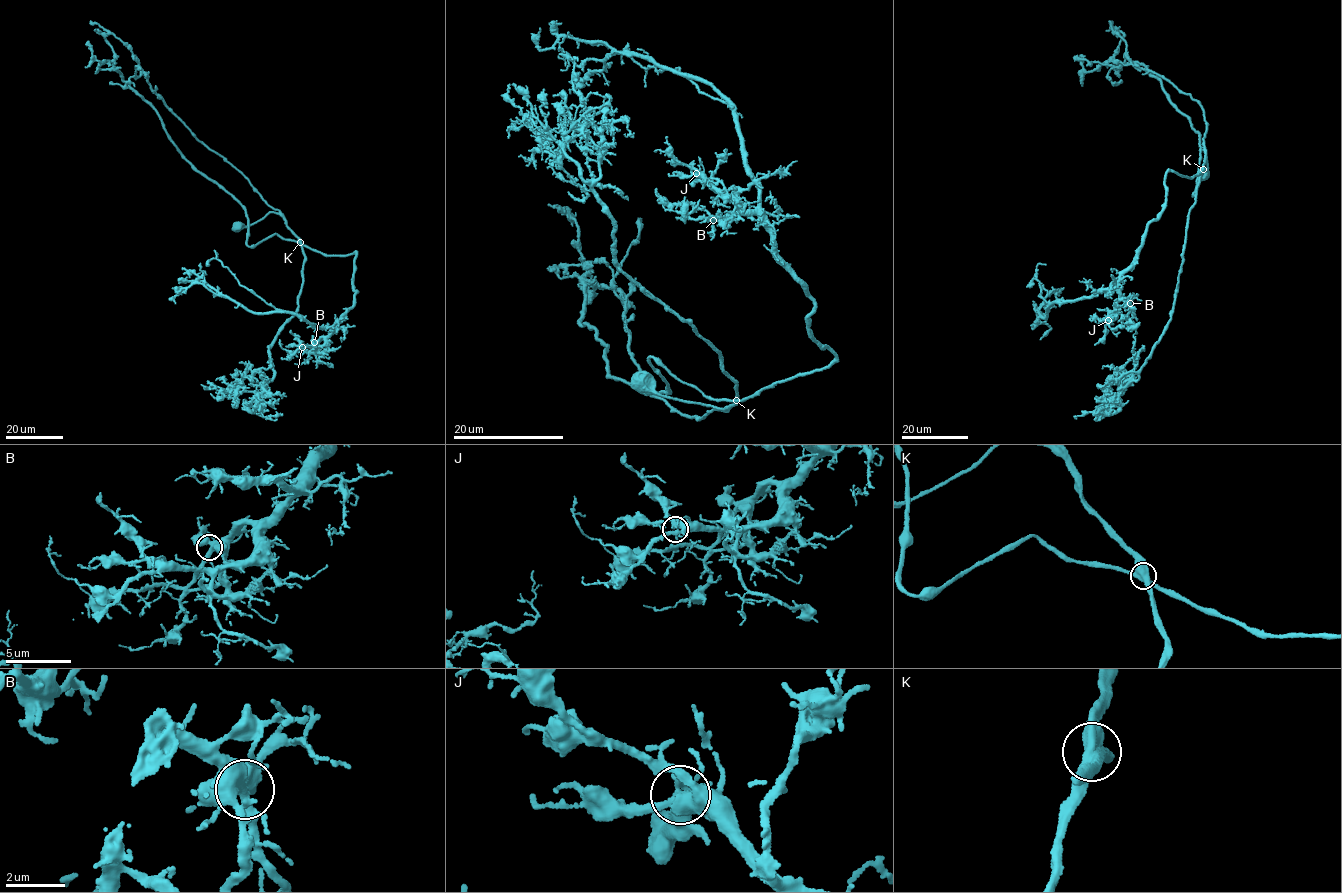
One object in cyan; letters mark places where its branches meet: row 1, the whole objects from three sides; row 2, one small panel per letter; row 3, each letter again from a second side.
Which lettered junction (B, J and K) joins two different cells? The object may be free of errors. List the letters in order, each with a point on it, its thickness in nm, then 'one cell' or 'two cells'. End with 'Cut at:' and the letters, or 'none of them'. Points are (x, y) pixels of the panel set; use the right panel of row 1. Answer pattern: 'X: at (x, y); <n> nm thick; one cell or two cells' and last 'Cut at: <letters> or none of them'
B: at (1130, 303); 420 nm thick; one cell
J: at (1108, 320); 400 nm thick; one cell
K: at (1203, 169); 480 nm thick; two cells
Cut at: K

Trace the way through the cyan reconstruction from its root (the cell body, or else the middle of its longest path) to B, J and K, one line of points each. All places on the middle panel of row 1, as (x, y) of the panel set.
B: (641, 382), (727, 411), (835, 360), (809, 334), (812, 300), (766, 223), (740, 212), (713, 220)
J: (641, 382), (665, 396), (727, 411), (836, 359), (809, 334), (812, 300), (778, 255), (765, 222), (696, 173)
K: (641, 382), (643, 379), (665, 396), (713, 405), (727, 411), (724, 408), (735, 404), (736, 400)

